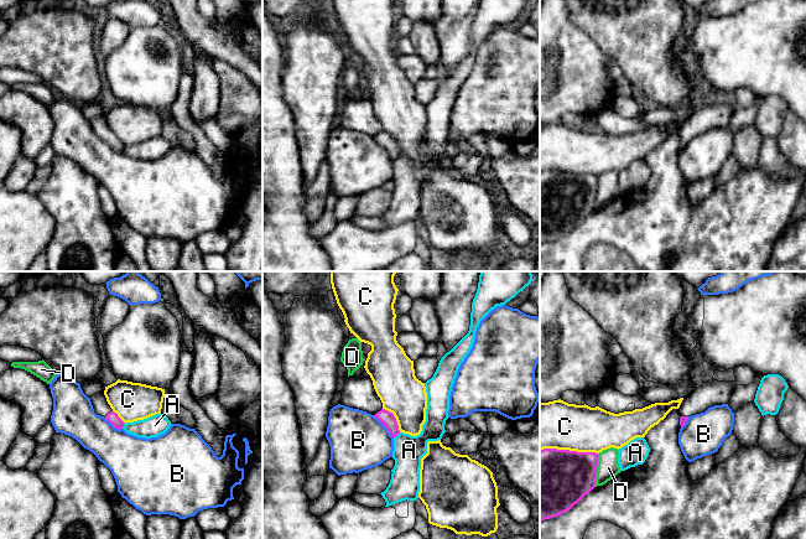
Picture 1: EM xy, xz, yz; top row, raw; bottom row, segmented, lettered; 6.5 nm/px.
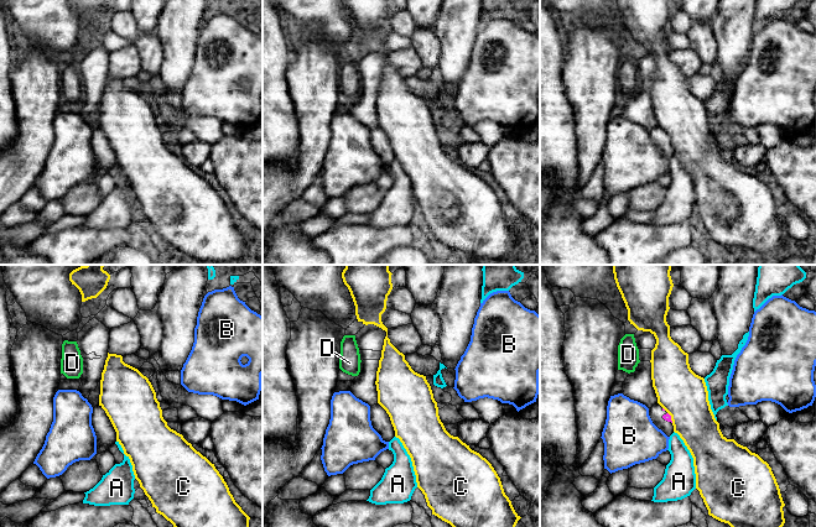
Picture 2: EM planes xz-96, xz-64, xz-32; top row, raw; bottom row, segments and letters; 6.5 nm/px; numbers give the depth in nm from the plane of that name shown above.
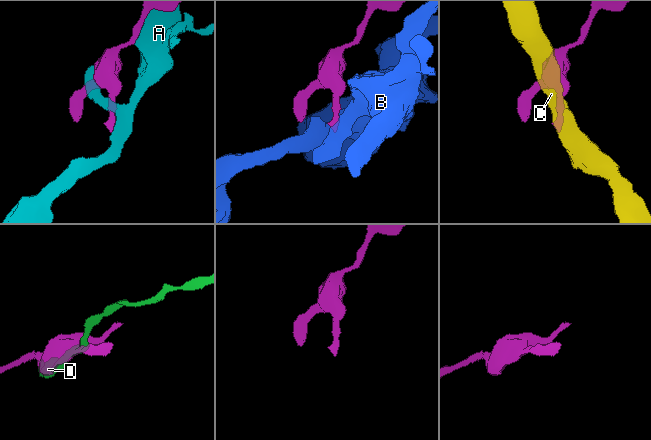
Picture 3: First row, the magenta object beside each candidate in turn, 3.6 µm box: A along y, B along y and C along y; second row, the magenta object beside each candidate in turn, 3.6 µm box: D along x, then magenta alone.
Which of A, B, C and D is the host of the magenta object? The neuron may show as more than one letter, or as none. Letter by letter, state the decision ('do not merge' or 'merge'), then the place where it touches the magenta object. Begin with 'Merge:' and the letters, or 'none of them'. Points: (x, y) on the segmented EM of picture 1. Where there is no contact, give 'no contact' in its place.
Merge: none of them
A: do not merge | xz (396, 435)
B: do not merge | xz (384, 425)
C: do not merge | yz (568, 450)
D: do not merge | yz (596, 470)

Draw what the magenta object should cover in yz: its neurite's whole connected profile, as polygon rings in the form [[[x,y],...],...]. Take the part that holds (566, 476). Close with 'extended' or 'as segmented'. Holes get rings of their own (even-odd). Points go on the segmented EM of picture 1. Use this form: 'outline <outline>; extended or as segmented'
outline [[[540,450],[540,522],[577,504],[596,487],[598,454]]]; as segmented

